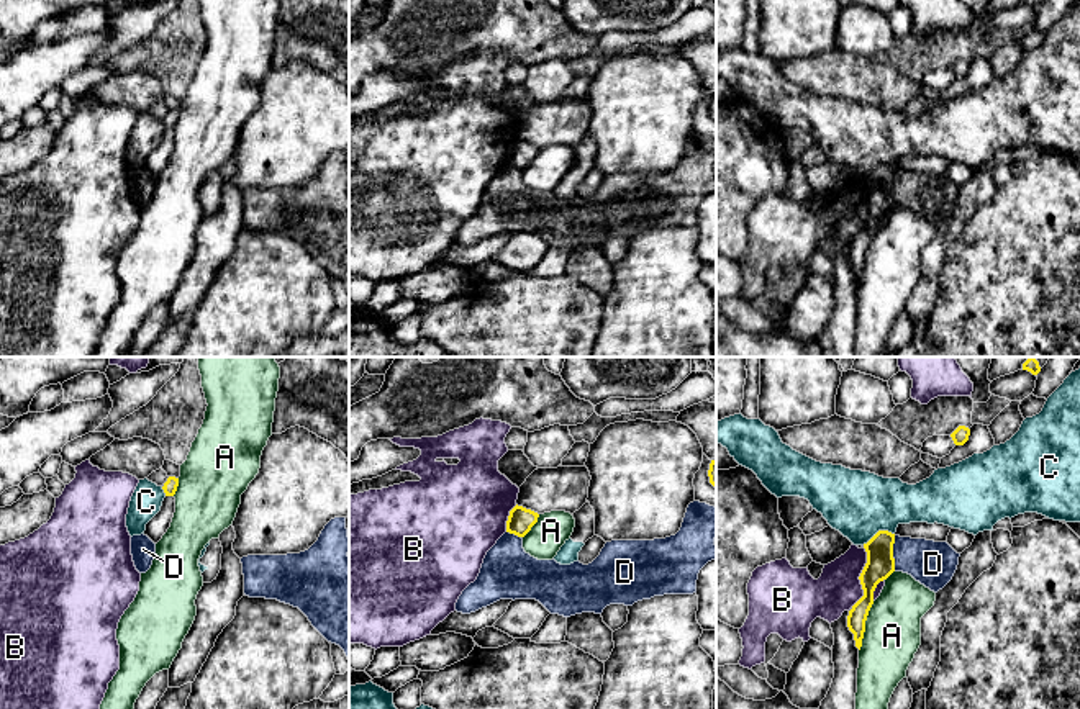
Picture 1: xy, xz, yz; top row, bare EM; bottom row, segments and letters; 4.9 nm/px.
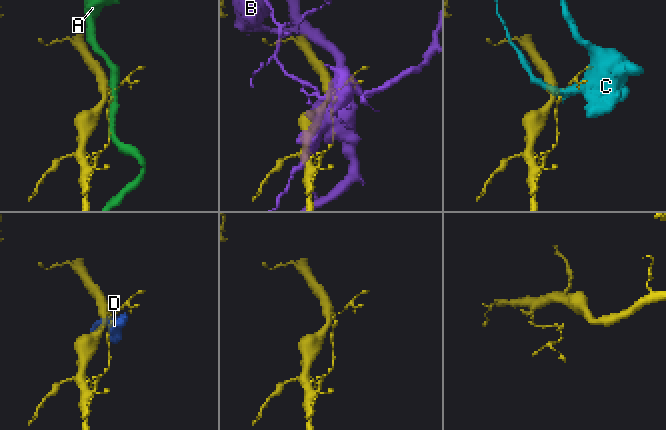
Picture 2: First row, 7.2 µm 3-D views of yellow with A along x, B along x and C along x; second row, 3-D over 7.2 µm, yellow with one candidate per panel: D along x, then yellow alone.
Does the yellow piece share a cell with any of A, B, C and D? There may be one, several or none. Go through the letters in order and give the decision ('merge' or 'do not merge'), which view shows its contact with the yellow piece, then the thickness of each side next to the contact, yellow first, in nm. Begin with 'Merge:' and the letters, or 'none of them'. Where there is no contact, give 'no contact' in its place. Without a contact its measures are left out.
Merge: none of them
A: do not merge | yz | 100/280 nm
B: do not merge | yz | 140/220 nm
C: do not merge | yz | 140/320 nm
D: do not merge | yz | 140/220 nm

